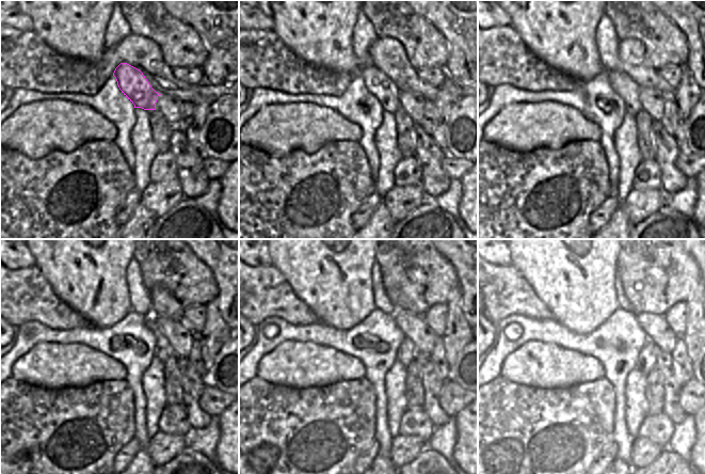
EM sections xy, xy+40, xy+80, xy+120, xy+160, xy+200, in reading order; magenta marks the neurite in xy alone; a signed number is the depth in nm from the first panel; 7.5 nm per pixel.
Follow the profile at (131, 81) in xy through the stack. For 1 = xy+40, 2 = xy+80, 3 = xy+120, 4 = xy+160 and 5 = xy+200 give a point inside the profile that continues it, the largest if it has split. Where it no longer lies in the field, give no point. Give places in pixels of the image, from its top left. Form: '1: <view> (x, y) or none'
1: xy+40 (379, 84)
2: xy+80 (621, 83)
3: xy+120 (164, 351)
4: xy+160 (406, 352)
5: xy+200 (646, 361)

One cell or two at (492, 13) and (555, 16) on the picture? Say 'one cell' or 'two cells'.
two cells

